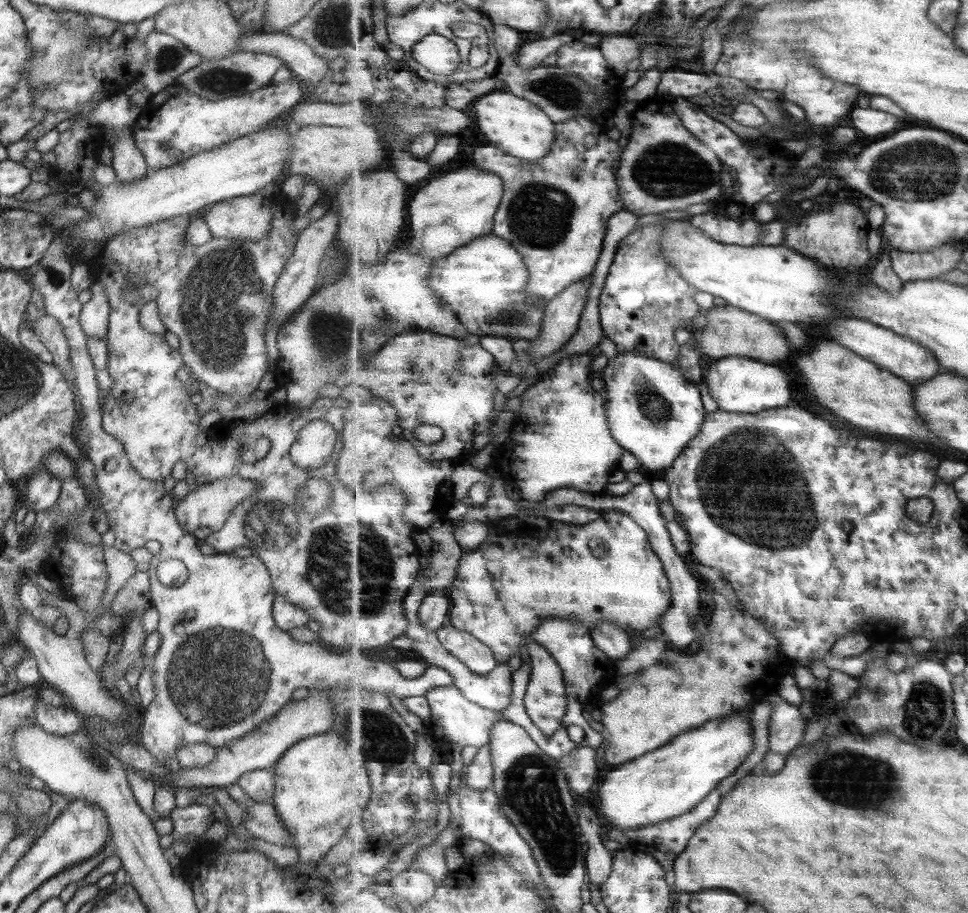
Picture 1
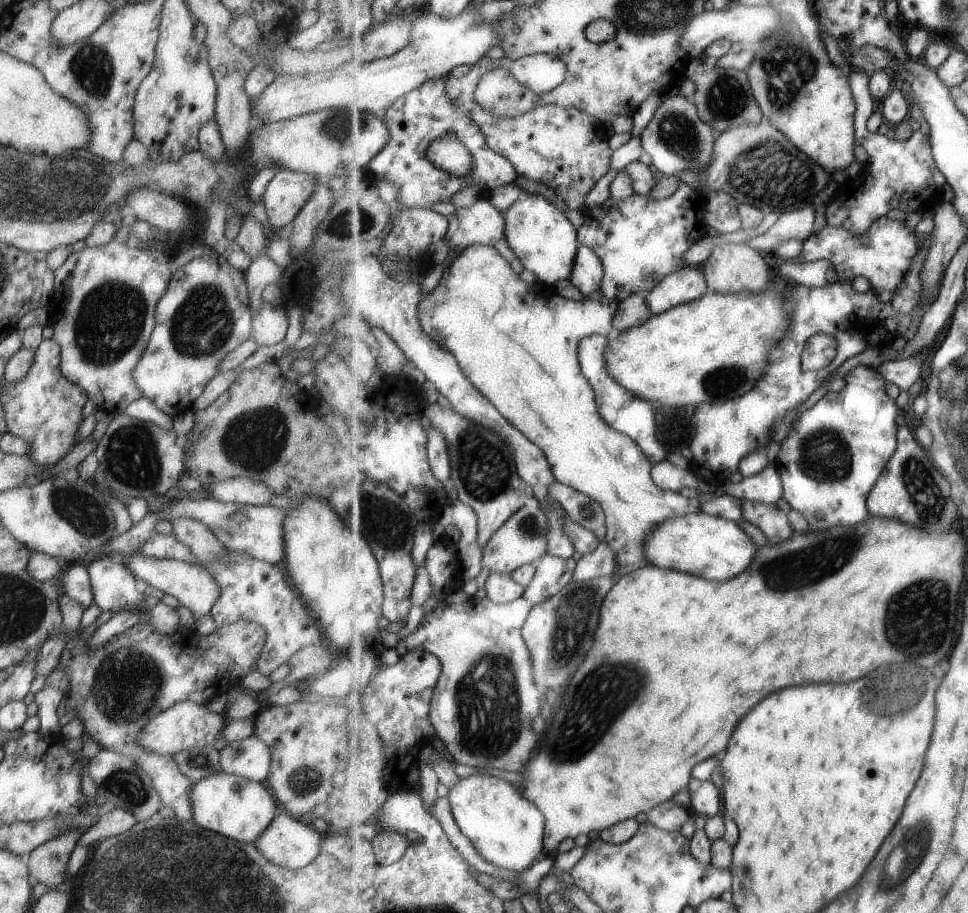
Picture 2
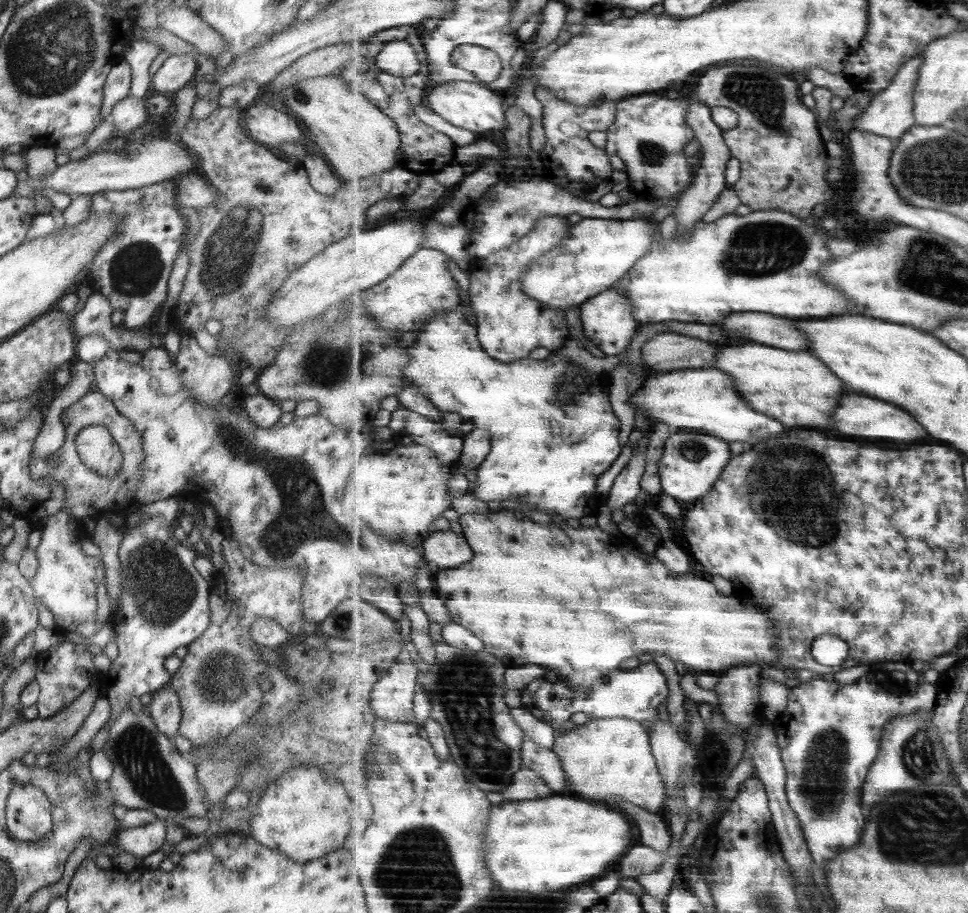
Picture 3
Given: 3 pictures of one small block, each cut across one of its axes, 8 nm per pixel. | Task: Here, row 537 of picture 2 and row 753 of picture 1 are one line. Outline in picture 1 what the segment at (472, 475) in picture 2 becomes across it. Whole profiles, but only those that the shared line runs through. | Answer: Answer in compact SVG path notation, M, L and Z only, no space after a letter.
M482 746L477 753L475 762L471 766L462 768L461 782L467 783L469 787L483 791L494 784L493 759L491 759L491 747Z

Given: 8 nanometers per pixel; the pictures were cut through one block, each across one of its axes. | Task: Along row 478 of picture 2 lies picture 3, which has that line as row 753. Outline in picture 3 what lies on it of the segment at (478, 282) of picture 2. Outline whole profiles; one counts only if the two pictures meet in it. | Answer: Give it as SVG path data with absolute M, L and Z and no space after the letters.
M621 717L598 718L593 721L589 720L587 723L579 725L571 731L563 732L560 736L558 736L553 750L559 755L559 758L563 763L563 768L565 769L567 775L568 790L570 786L570 796L575 796L579 799L587 798L587 800L599 800L599 802L609 804L609 806L614 808L619 808L619 801L629 801L633 804L637 804L637 806L643 806L644 809L647 809L653 814L657 814L657 812L659 812L659 810L661 810L661 808L663 808L666 804L666 800L668 798L668 788L666 782L664 781L664 776L660 771L658 760L653 752L650 732L644 727L644 724L641 724L639 721Z

